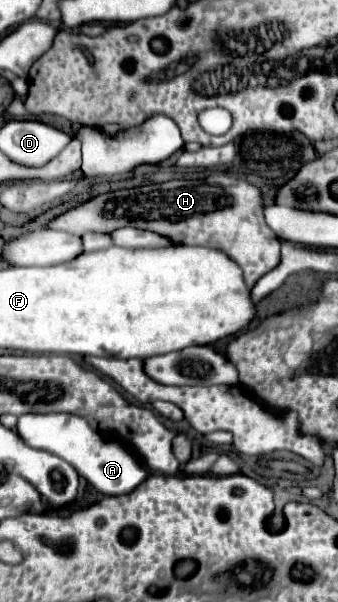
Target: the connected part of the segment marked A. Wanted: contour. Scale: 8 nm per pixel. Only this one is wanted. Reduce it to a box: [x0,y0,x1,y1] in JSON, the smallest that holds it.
[17,414,147,496]

